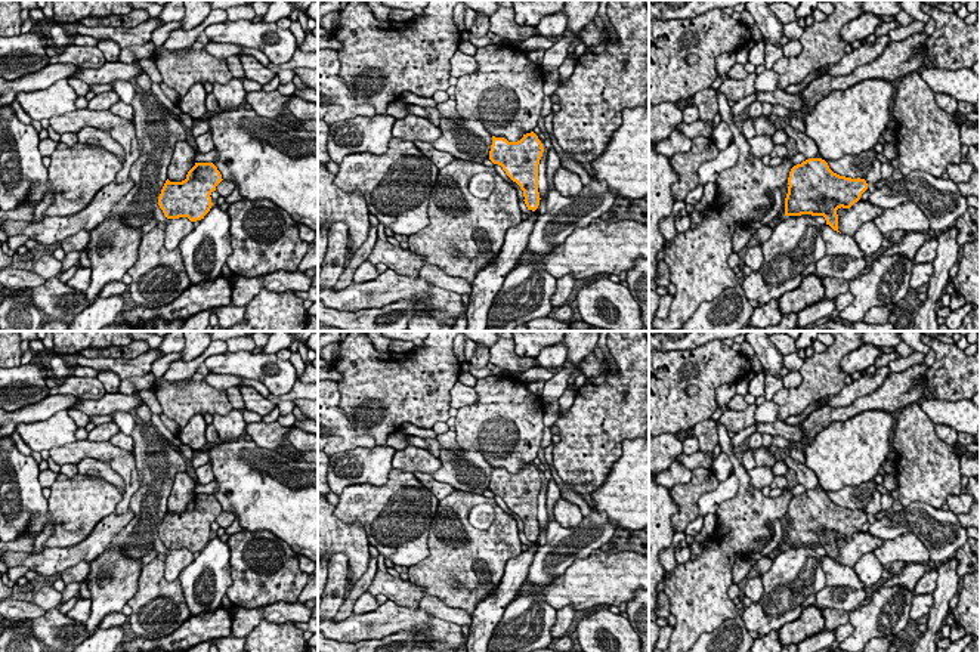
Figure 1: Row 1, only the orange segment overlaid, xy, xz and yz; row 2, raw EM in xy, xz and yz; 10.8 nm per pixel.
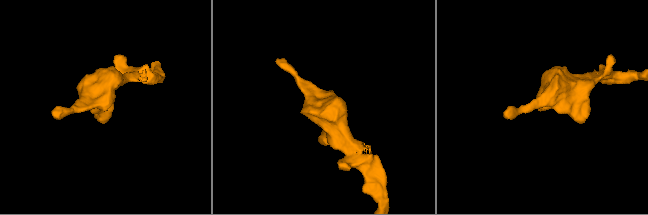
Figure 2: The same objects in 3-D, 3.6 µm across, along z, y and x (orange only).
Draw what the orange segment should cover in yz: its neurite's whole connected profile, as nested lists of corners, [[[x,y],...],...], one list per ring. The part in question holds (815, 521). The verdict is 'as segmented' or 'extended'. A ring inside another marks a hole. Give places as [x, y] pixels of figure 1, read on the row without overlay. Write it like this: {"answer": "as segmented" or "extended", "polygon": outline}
{"answer": "as segmented", "polygon": [[[809,489],[791,500],[785,547],[823,547],[838,562],[838,540],[850,540],[868,520],[865,510],[834,504],[822,489]]]}

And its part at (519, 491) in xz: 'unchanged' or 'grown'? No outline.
unchanged

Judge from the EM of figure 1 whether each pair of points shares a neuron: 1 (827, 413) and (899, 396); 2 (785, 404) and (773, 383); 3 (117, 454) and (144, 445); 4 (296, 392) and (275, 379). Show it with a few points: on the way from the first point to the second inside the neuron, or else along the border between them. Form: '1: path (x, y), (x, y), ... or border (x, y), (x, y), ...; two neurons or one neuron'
1: path (844, 413), (881, 398); one neuron
2: border (784, 388), (770, 399); two neurons
3: border (133, 451), (141, 485); two neurons
4: border (297, 380), (283, 395), (269, 394); two neurons

